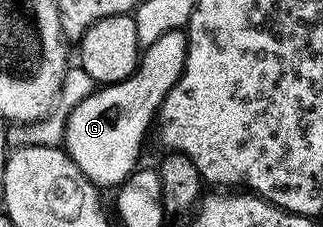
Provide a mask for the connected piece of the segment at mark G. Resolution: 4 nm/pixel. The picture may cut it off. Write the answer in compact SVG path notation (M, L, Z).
M185 29L159 34L150 44L147 50L145 47L141 51L140 65L130 77L125 78L123 82L111 82L95 89L94 93L80 100L80 104L76 104L66 115L64 149L78 165L80 172L84 172L86 179L99 188L117 188L129 174L134 173L139 165L138 157L142 154L142 141L146 138L146 129L149 126L151 129L158 110L162 107L162 101L166 99L166 93L177 84L186 67Z

